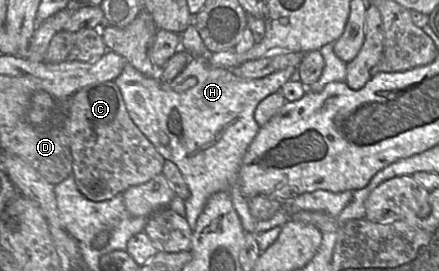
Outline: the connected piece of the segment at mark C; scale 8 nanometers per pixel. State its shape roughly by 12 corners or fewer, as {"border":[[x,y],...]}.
{"border":[[114,80],[69,98],[73,176],[110,200],[163,174]]}

